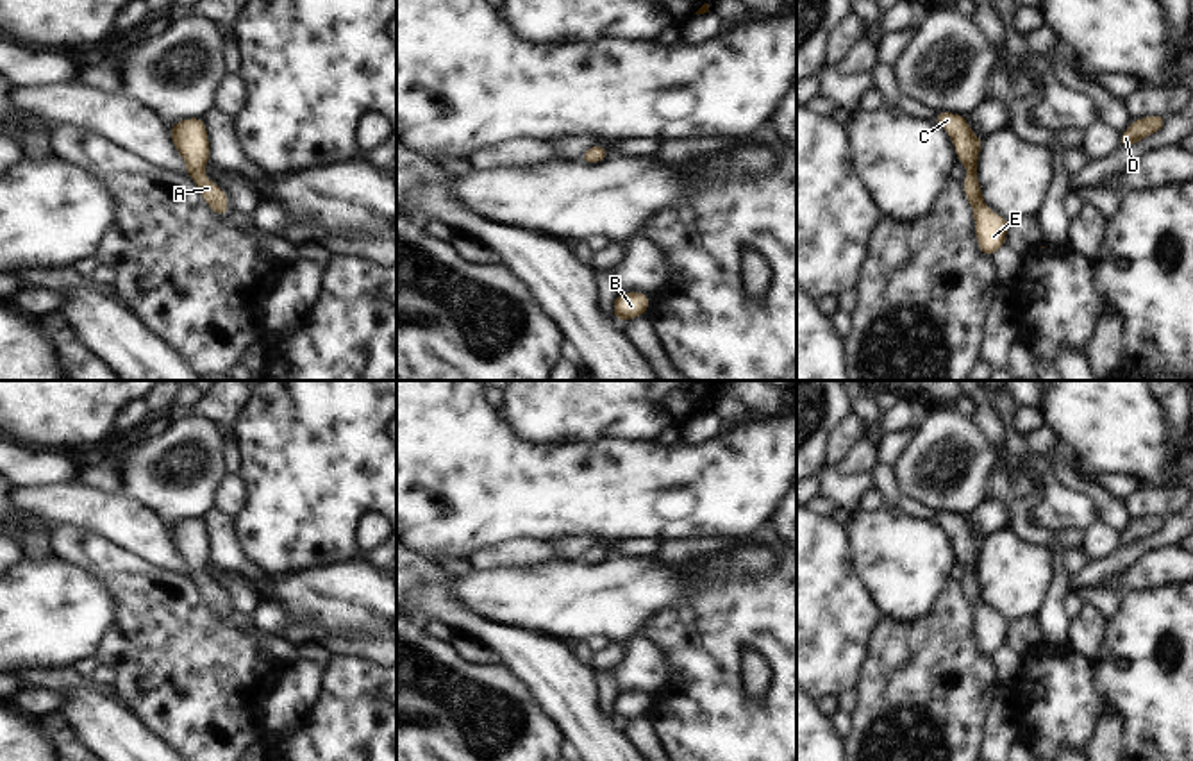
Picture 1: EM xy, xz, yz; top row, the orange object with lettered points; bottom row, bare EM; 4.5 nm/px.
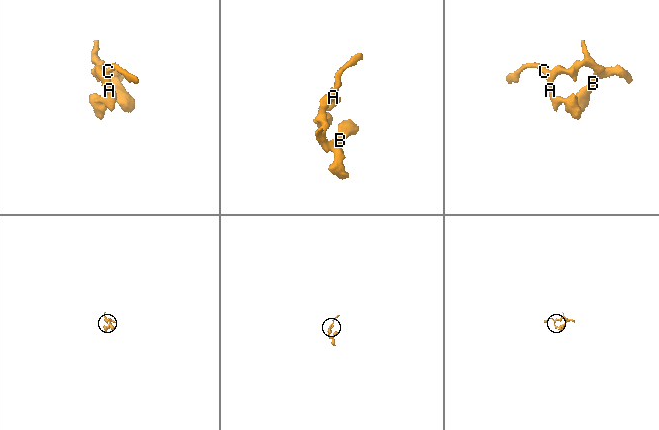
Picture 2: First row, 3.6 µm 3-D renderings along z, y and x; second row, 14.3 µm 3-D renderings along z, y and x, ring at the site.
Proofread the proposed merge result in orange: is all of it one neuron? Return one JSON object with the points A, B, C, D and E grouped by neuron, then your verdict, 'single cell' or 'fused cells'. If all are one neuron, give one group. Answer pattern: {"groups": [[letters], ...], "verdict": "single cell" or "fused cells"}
{"groups": [["A", "B", "C", "D", "E"]], "verdict": "single cell"}

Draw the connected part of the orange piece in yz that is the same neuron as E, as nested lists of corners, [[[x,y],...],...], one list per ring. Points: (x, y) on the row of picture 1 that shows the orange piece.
[[[941,111],[936,113],[934,121],[948,132],[955,146],[957,164],[964,164],[968,168],[966,179],[961,184],[966,200],[973,209],[975,238],[980,252],[986,257],[993,257],[993,254],[1005,245],[1011,222],[995,214],[982,198],[977,177],[977,161],[984,139],[973,134],[964,114]]]

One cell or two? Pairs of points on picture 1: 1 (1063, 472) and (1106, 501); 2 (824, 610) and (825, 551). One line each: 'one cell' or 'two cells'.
1: one cell
2: one cell

